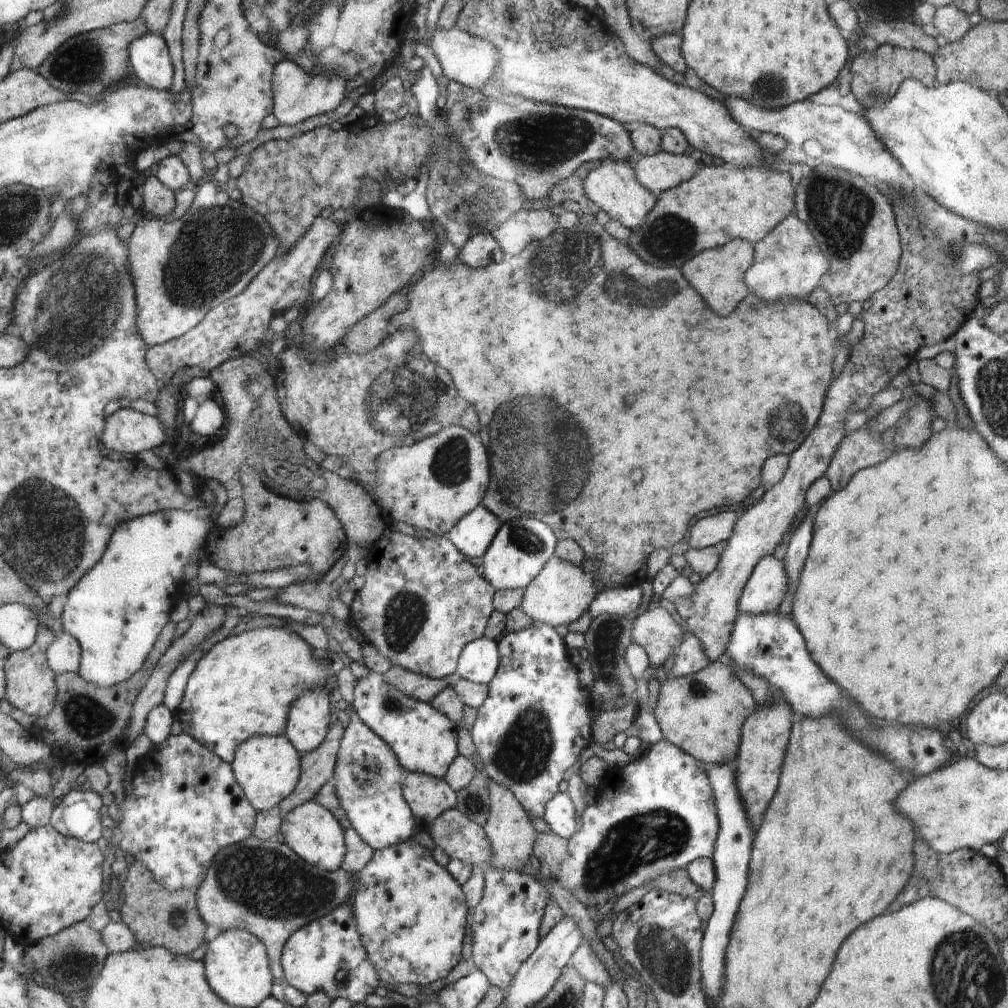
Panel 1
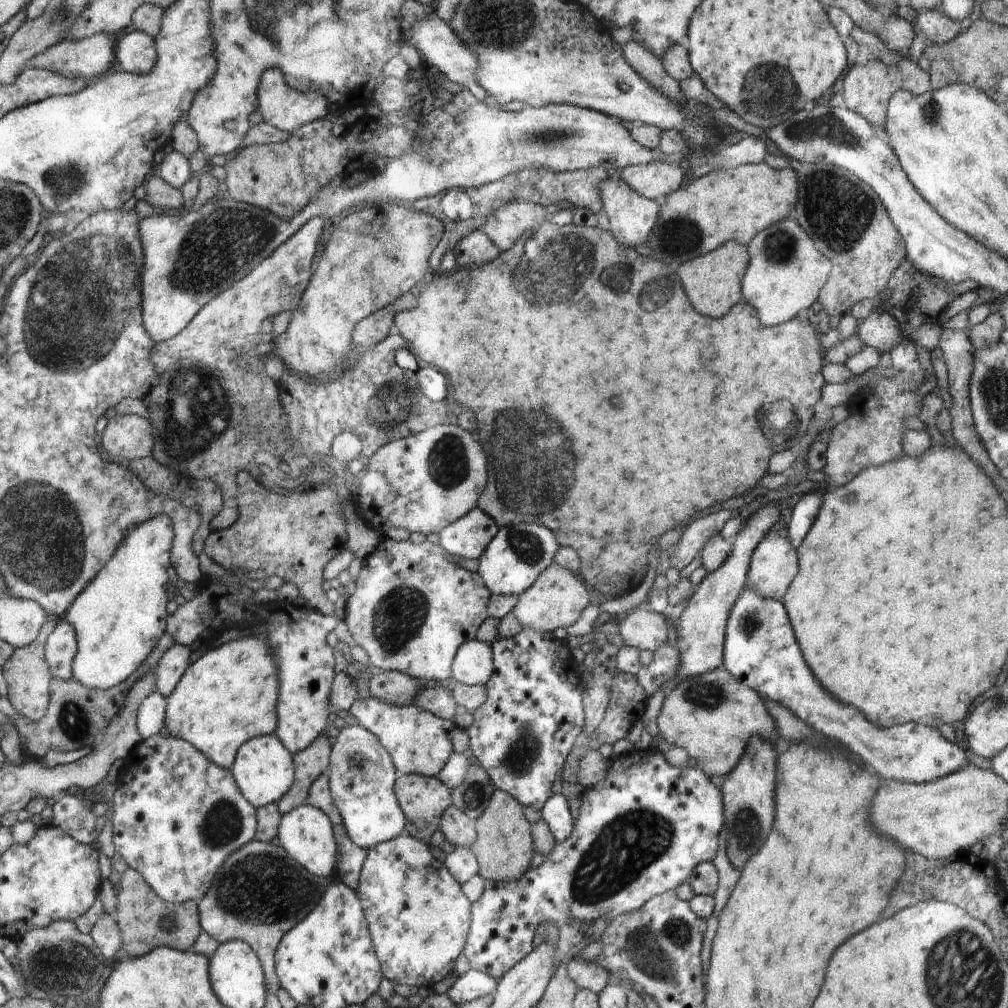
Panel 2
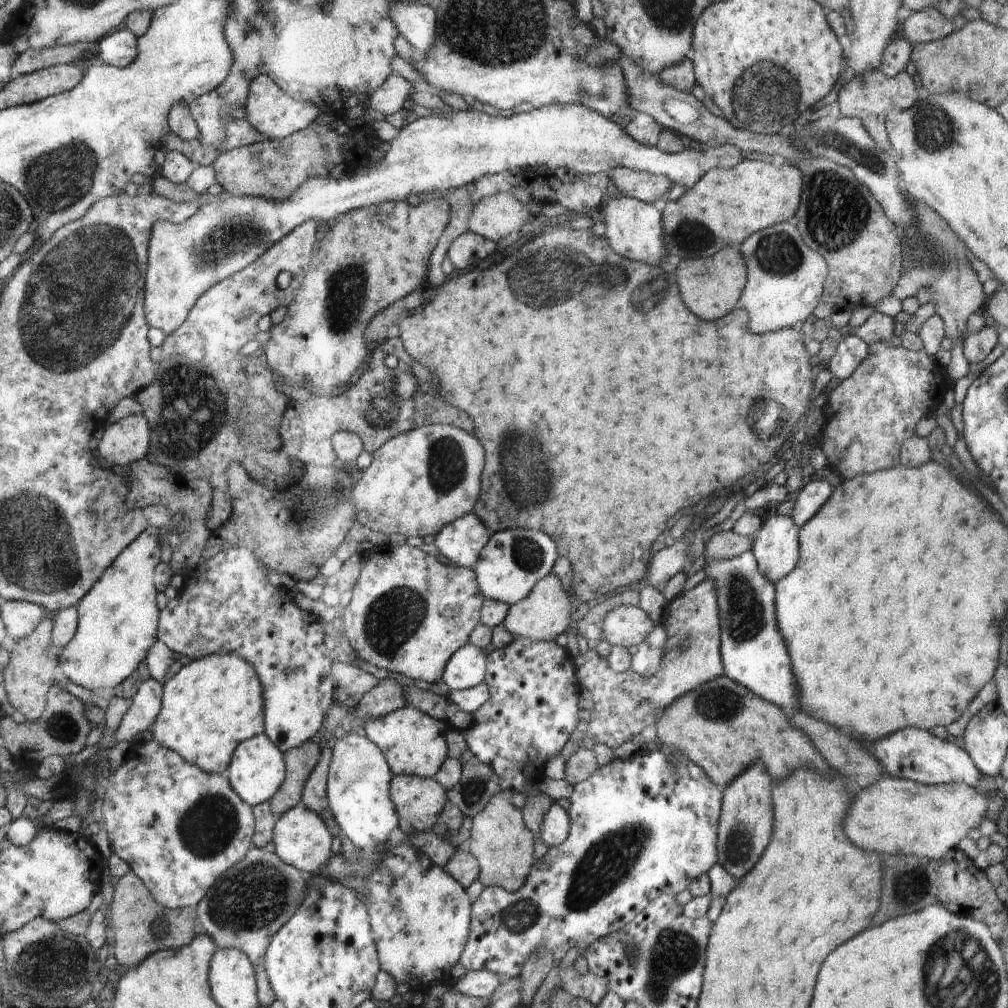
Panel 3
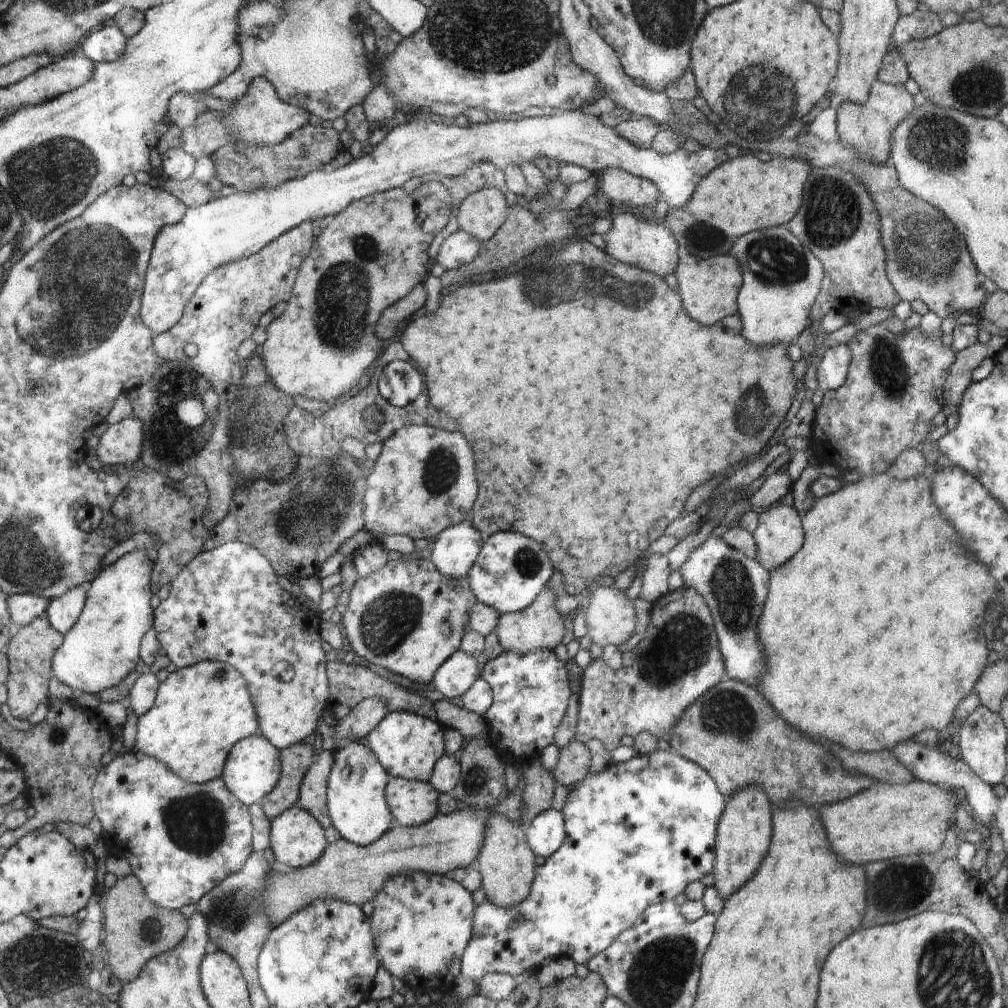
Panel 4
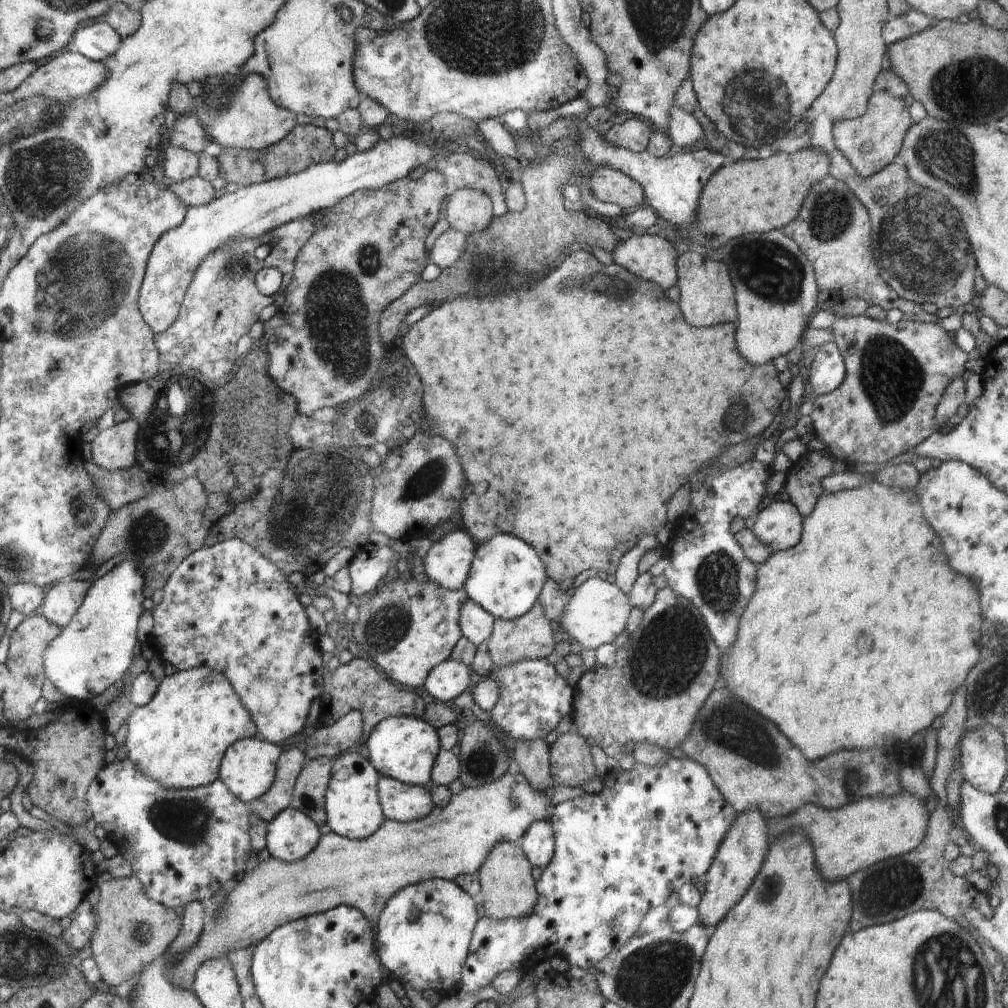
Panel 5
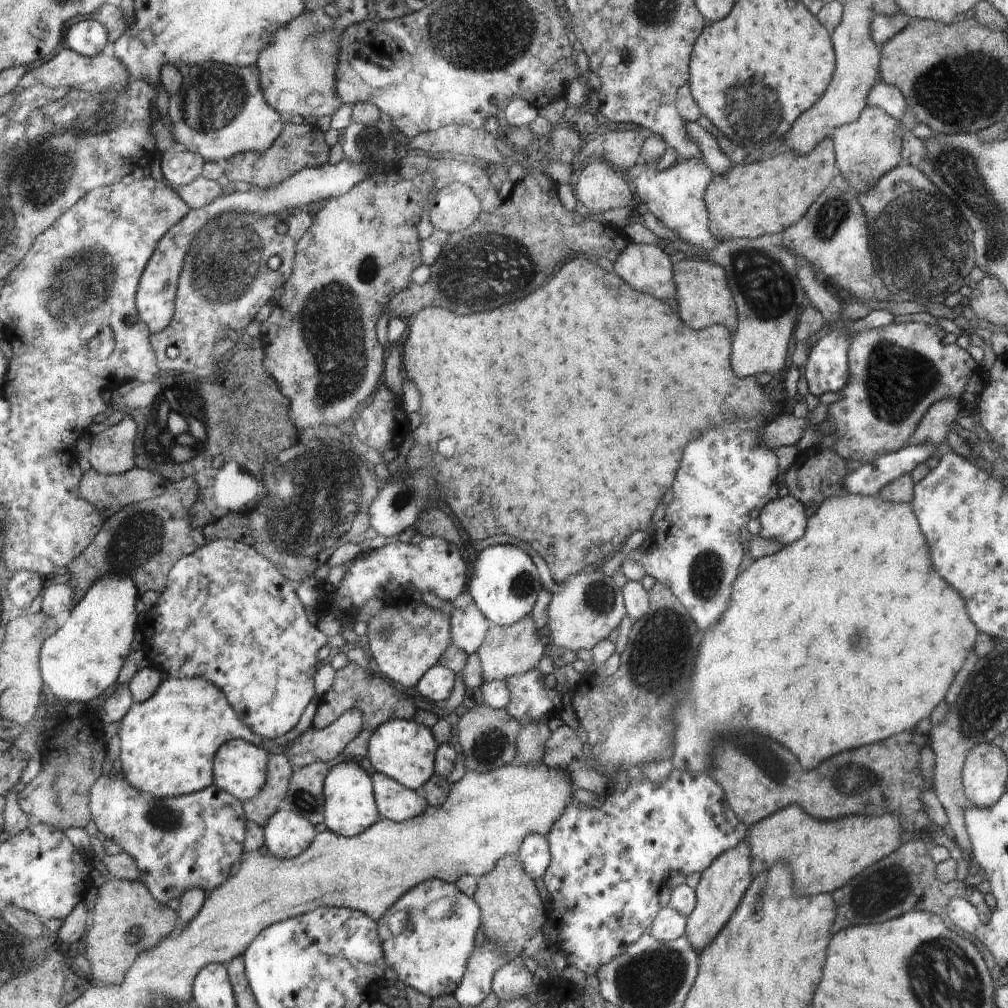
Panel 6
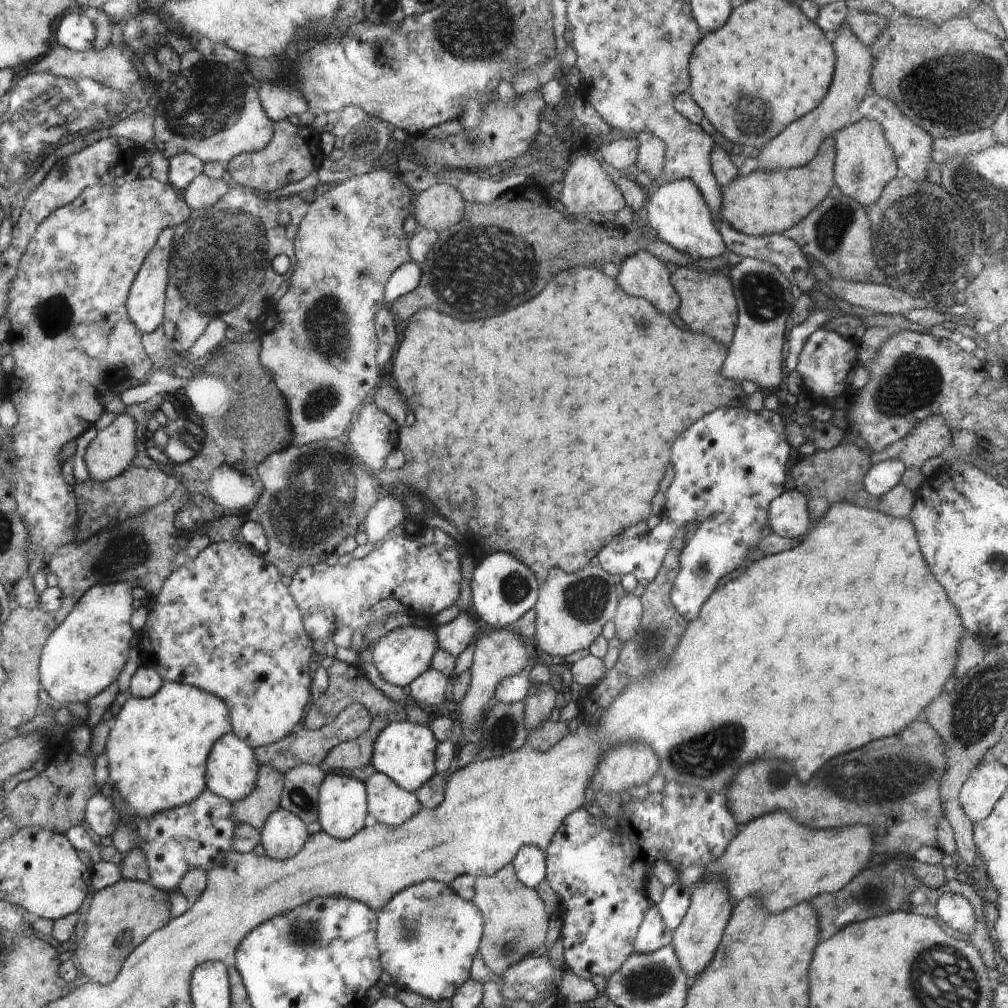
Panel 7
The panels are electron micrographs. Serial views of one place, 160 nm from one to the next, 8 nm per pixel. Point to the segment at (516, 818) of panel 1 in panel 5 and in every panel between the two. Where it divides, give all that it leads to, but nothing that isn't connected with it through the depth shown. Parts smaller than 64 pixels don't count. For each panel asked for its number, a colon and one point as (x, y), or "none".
2: (503, 849)
3: (500, 841)
4: (506, 861)
5: (507, 888)

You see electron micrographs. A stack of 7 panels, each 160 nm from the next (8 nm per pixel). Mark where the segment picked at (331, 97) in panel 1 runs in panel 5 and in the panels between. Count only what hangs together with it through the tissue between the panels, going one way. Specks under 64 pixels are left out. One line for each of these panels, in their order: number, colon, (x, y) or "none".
2: (281, 106)
3: (274, 113)
4: (261, 117)
5: (236, 111)

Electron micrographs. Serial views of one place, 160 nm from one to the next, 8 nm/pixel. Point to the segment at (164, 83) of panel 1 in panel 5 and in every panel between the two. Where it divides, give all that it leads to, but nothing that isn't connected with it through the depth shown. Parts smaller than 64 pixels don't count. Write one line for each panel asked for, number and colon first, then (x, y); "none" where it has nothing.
2: (136, 53)
3: (119, 49)
4: (107, 44)
5: (98, 40)

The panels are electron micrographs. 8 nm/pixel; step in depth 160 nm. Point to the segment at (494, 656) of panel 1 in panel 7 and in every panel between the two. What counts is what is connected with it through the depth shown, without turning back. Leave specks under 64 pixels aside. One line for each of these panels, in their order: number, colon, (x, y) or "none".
2: (472, 665)
3: (466, 668)
4: (456, 675)
5: (450, 678)
6: (436, 684)
7: (428, 689)

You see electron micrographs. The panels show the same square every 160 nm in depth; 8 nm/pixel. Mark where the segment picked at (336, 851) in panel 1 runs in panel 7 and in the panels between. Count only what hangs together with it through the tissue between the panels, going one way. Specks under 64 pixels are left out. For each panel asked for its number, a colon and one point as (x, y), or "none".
2: (305, 833)
3: (301, 837)
4: (297, 839)
5: (293, 835)
6: (287, 834)
7: (283, 836)

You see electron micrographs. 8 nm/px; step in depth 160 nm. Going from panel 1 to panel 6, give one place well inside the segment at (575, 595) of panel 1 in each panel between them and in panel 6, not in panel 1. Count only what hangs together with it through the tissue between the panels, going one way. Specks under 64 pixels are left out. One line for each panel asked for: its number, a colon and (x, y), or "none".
2: (557, 601)
3: (545, 613)
4: (540, 627)
5: (529, 636)
6: (507, 650)

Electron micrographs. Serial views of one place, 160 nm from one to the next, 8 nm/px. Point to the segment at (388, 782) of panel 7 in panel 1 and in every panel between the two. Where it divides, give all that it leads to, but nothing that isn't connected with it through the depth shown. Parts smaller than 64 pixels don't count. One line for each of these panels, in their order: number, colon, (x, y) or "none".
1: (430, 796)
2: (425, 798)
3: (421, 800)
4: (414, 802)
5: (402, 802)
6: (397, 803)

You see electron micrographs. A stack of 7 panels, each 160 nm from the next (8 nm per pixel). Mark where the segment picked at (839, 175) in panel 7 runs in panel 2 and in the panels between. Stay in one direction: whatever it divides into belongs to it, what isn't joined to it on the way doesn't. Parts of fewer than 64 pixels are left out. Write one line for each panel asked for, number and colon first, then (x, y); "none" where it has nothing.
2: (868, 88)
3: (869, 96)
4: (867, 128)
5: (870, 142)
6: (865, 150)

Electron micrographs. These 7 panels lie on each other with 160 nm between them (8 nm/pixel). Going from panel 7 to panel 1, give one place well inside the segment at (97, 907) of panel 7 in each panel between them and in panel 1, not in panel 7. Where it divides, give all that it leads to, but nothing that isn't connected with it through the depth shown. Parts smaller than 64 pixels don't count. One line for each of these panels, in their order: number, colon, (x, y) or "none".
1: (158, 917)
2: (146, 921)
3: (142, 926)
4: (135, 930)
5: (132, 930)
6: (127, 921)

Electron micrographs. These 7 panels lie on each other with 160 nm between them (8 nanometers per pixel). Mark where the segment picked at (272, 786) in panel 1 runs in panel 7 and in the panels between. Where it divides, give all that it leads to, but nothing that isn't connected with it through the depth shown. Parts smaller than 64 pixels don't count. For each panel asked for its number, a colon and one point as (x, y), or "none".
2: (265, 771)
3: (258, 771)
4: (254, 769)
5: (249, 771)
6: (241, 770)
7: (233, 773)

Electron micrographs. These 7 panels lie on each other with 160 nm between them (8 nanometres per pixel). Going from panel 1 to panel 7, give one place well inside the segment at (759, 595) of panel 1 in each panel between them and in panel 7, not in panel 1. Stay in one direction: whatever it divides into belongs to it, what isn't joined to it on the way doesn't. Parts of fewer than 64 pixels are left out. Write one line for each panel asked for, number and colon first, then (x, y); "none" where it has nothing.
2: (774, 564)
3: (776, 548)
4: (779, 535)
5: (779, 526)
6: (783, 519)
7: (788, 516)

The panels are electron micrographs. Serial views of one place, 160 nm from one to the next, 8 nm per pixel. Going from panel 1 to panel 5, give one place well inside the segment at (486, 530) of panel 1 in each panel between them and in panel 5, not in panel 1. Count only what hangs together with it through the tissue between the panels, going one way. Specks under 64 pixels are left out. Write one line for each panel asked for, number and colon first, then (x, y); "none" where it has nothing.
2: (467, 538)
3: (461, 541)
4: (455, 550)
5: (447, 562)

